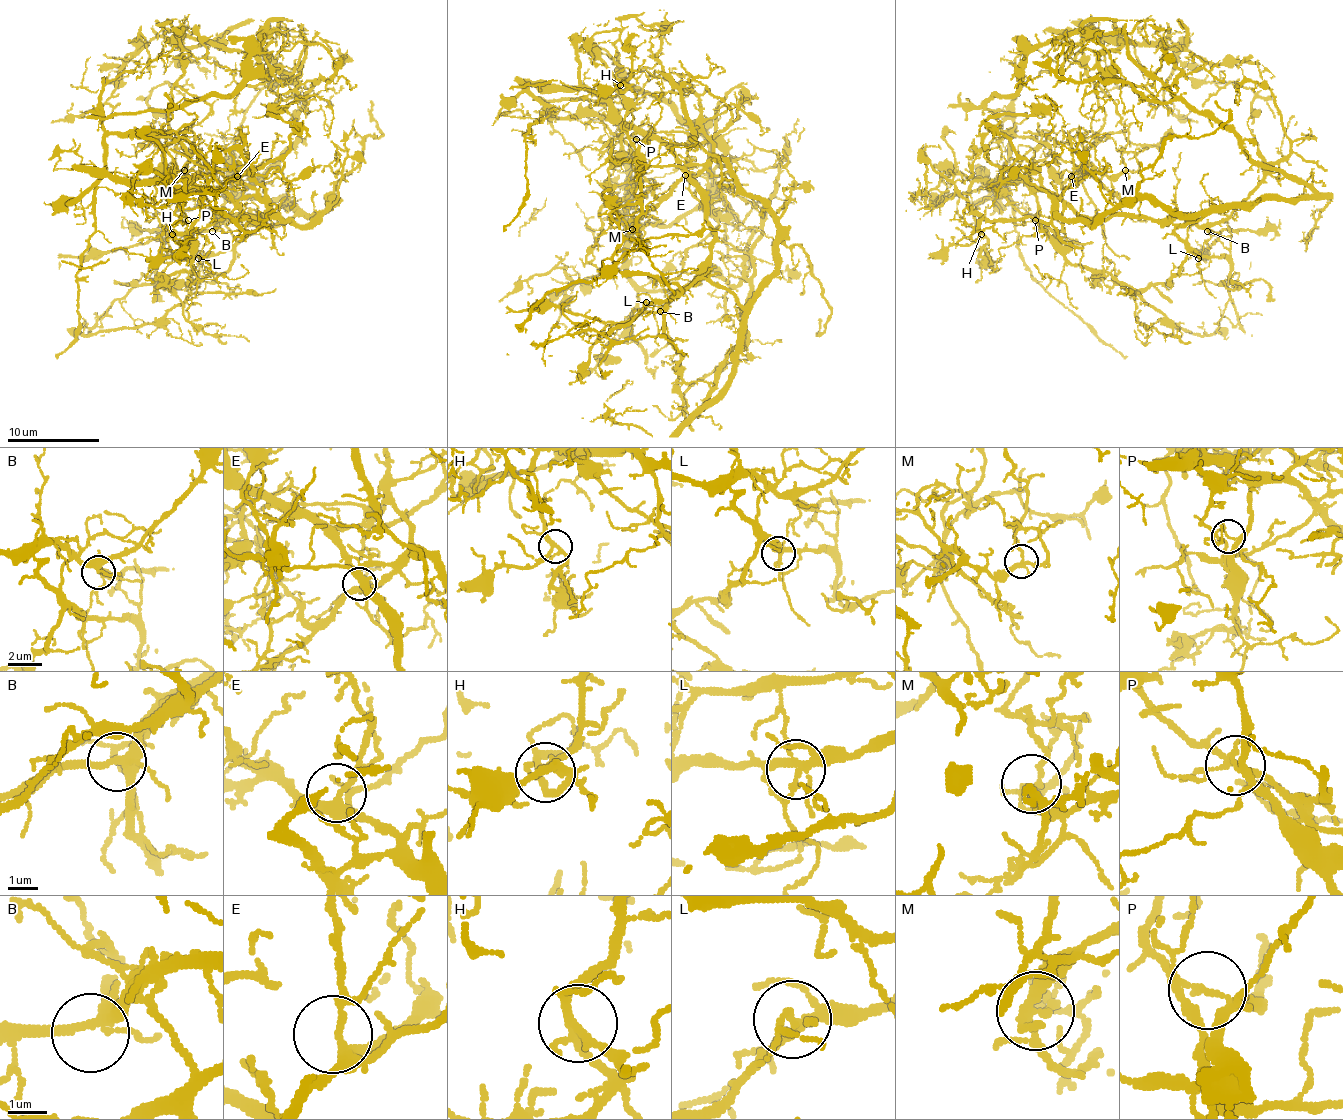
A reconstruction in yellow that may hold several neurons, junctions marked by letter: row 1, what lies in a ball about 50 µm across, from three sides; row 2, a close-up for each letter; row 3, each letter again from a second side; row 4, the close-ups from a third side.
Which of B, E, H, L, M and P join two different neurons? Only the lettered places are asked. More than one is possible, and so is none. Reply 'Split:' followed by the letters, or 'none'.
Split: L, M, P

